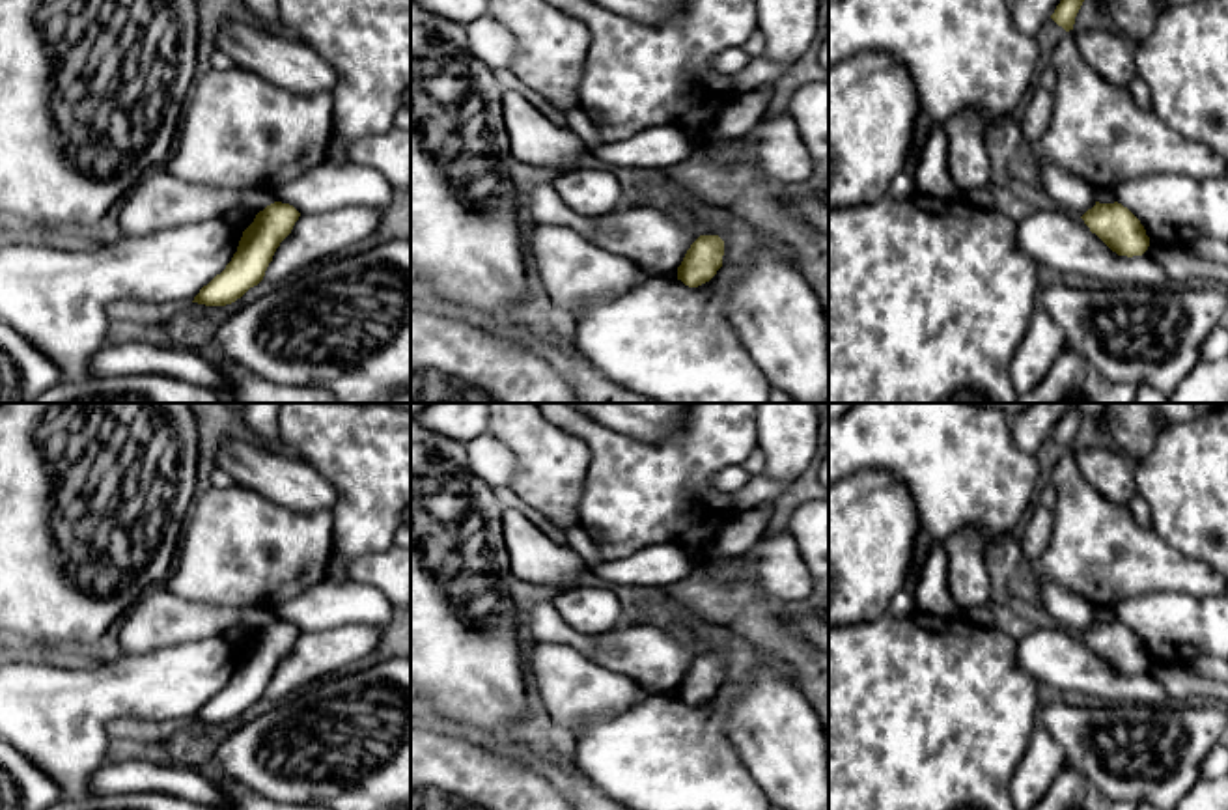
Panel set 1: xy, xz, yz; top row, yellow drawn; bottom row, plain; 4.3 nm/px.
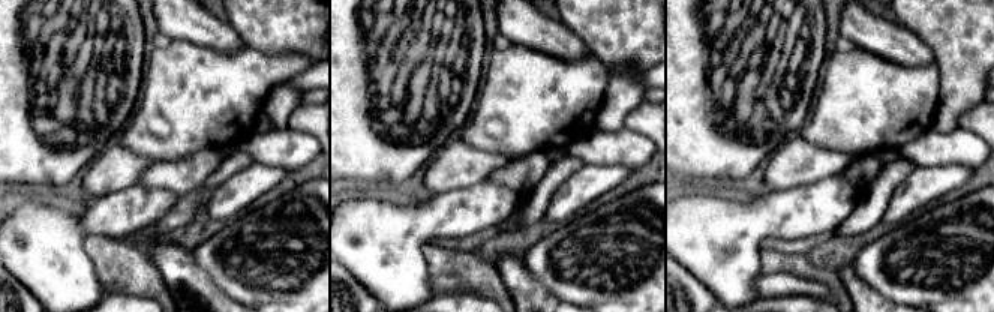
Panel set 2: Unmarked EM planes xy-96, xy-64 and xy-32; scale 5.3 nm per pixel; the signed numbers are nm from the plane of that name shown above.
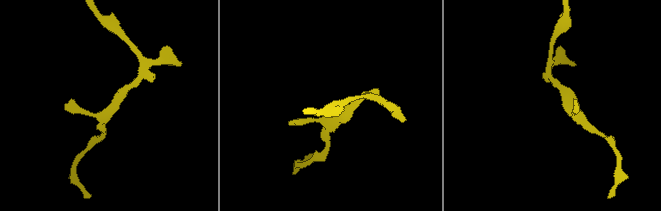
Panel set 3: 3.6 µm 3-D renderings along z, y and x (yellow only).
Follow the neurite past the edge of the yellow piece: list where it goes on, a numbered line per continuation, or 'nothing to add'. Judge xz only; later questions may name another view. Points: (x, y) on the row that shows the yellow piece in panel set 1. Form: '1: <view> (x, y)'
nothing to add

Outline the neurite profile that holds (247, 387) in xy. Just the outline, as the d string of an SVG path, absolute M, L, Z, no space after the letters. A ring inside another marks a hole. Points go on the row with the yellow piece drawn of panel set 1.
M230 358L215 360L228 377L233 403L340 403L336 394L317 384L280 384L235 364Z

